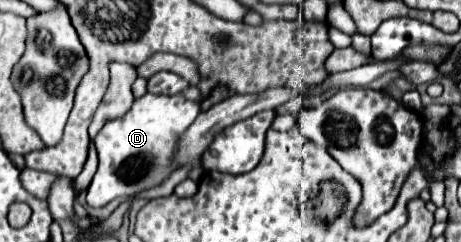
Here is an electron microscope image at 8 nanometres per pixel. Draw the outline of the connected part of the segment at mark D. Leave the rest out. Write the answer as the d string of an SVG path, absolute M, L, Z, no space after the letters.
M145 94L137 98L123 118L107 122L93 140L99 156L99 168L87 188L87 204L99 208L109 204L113 198L129 198L161 184L173 172L173 154L177 150L179 136L197 116L199 104L183 98L181 94Z

